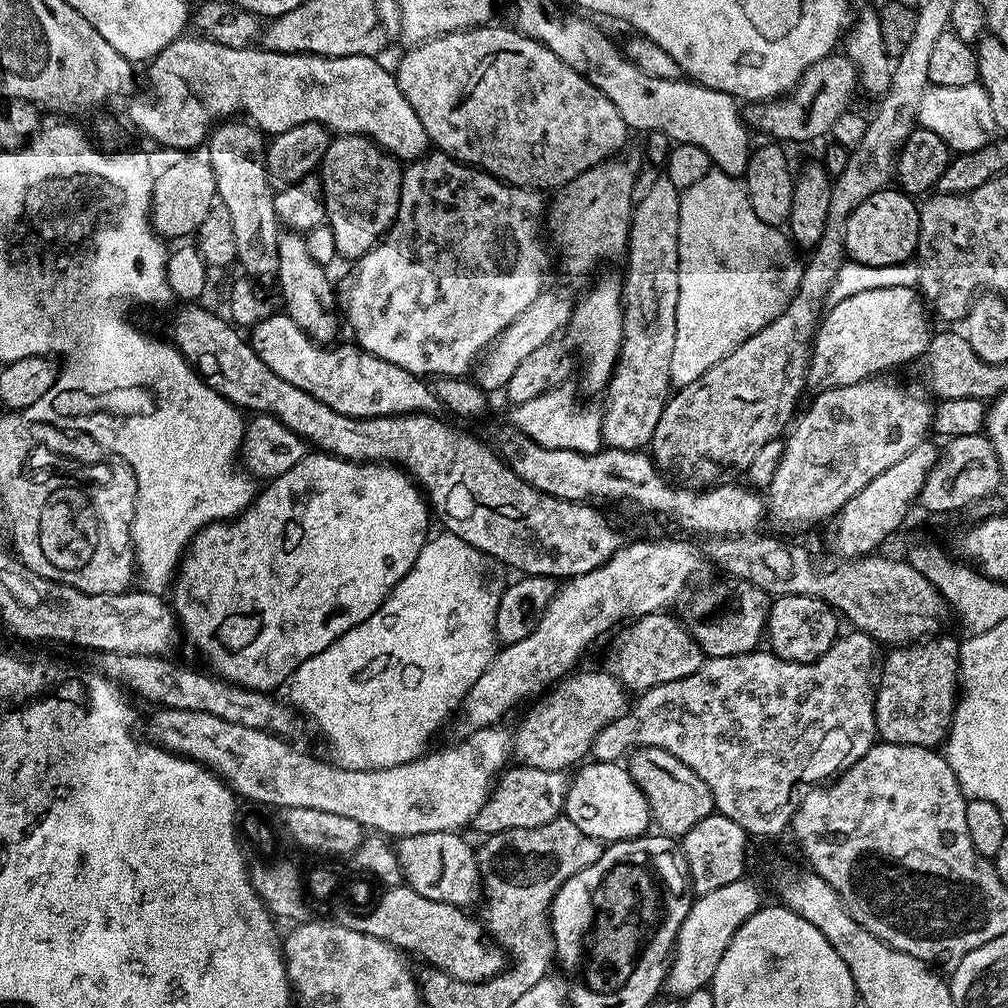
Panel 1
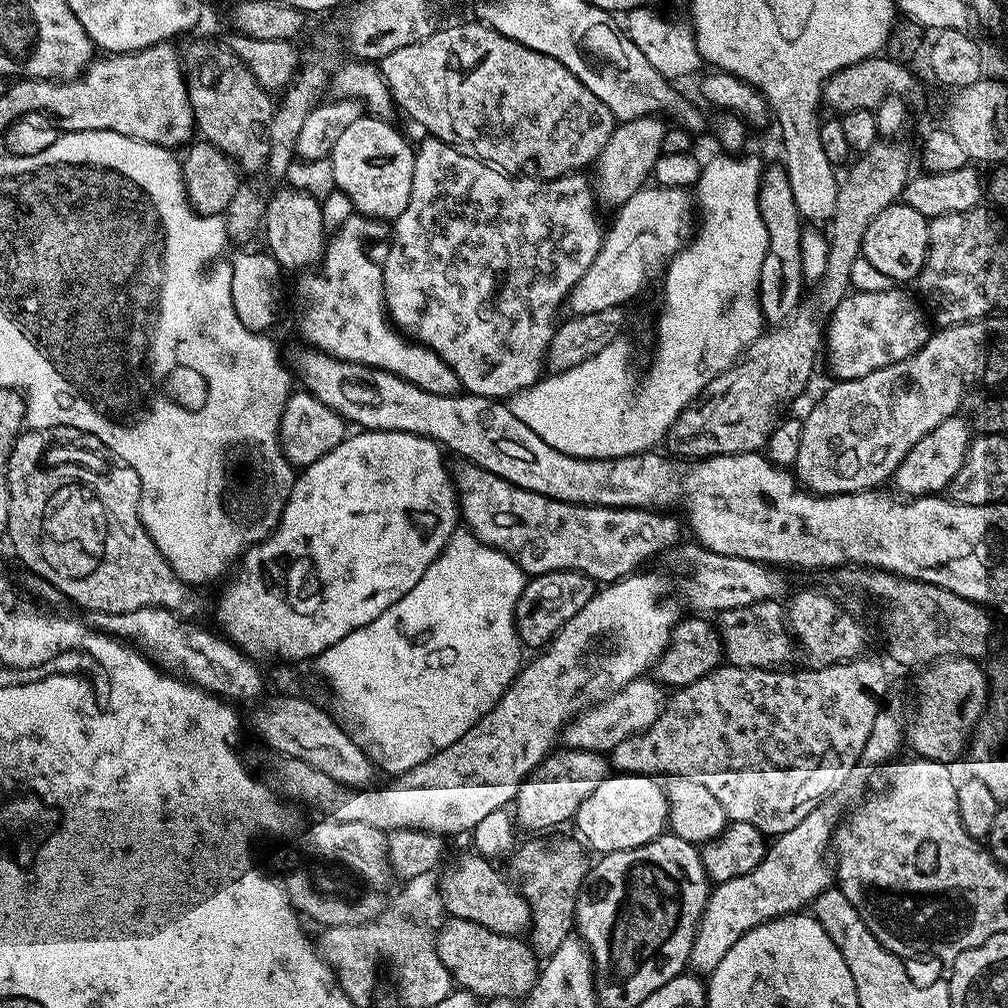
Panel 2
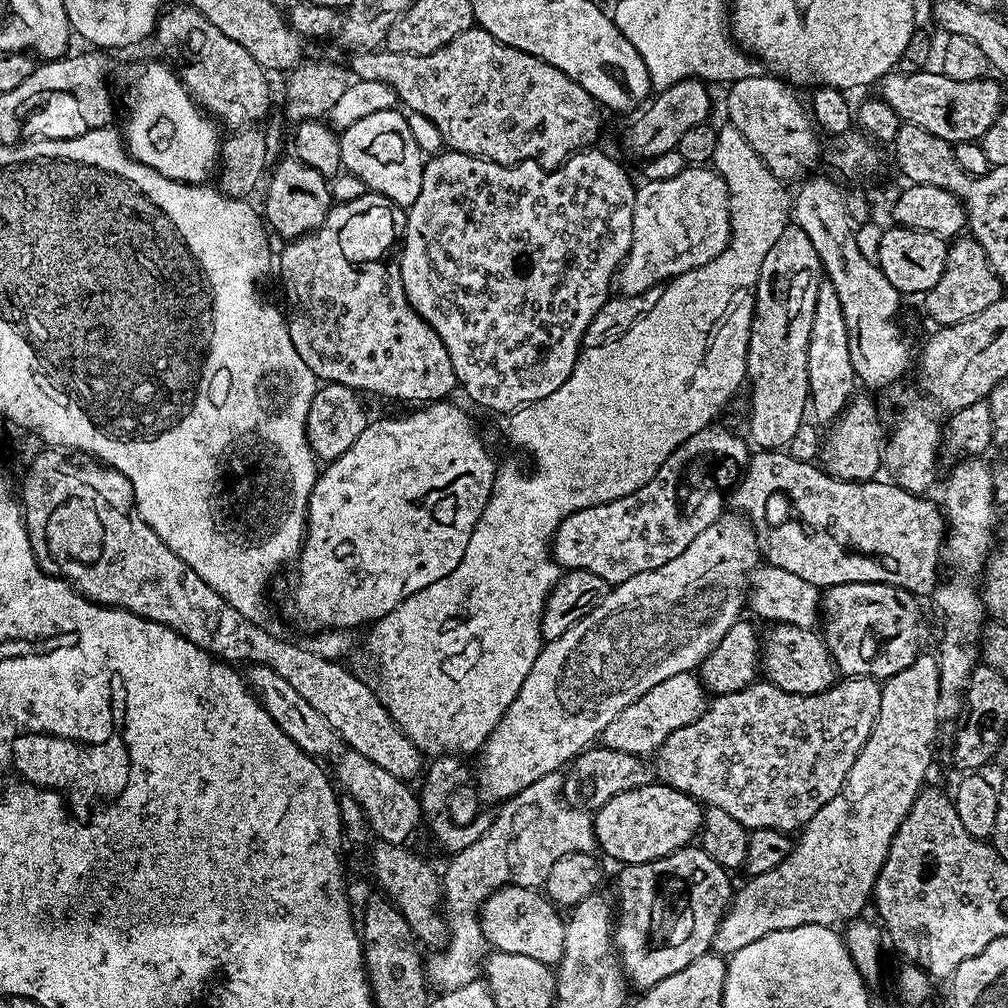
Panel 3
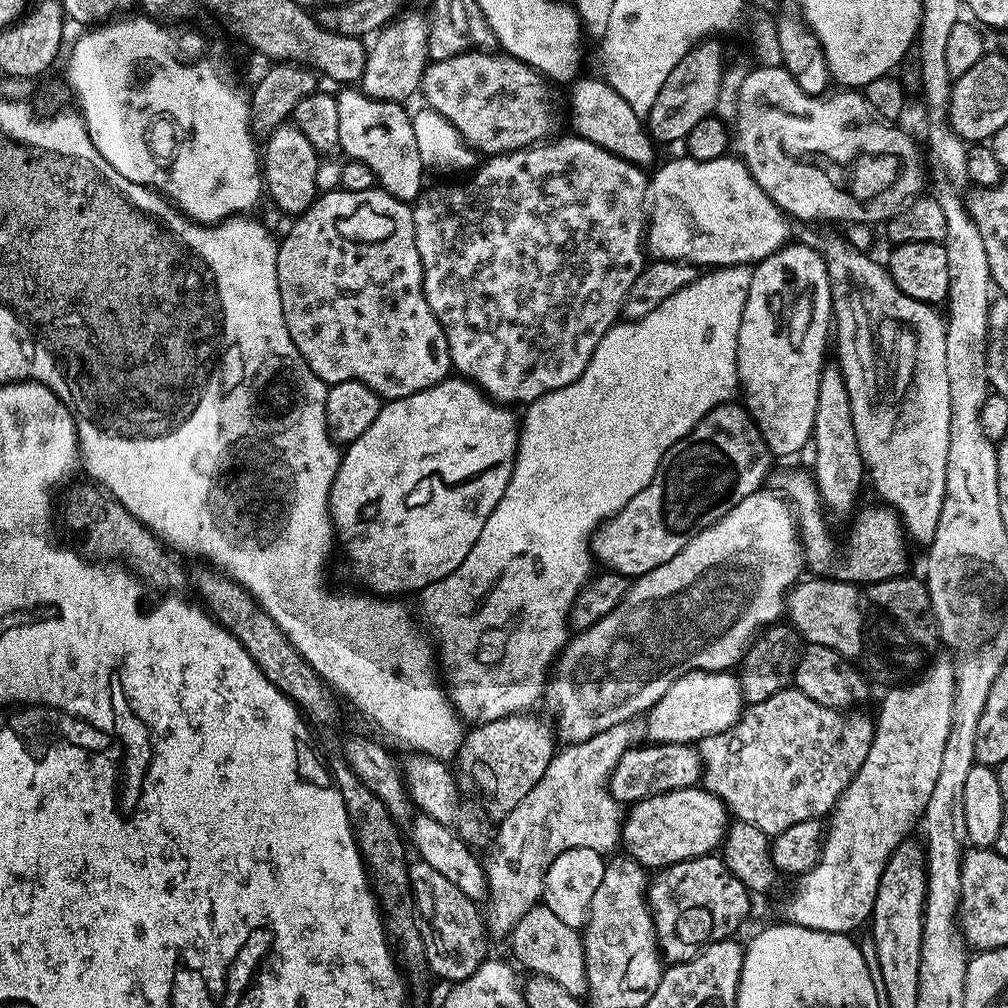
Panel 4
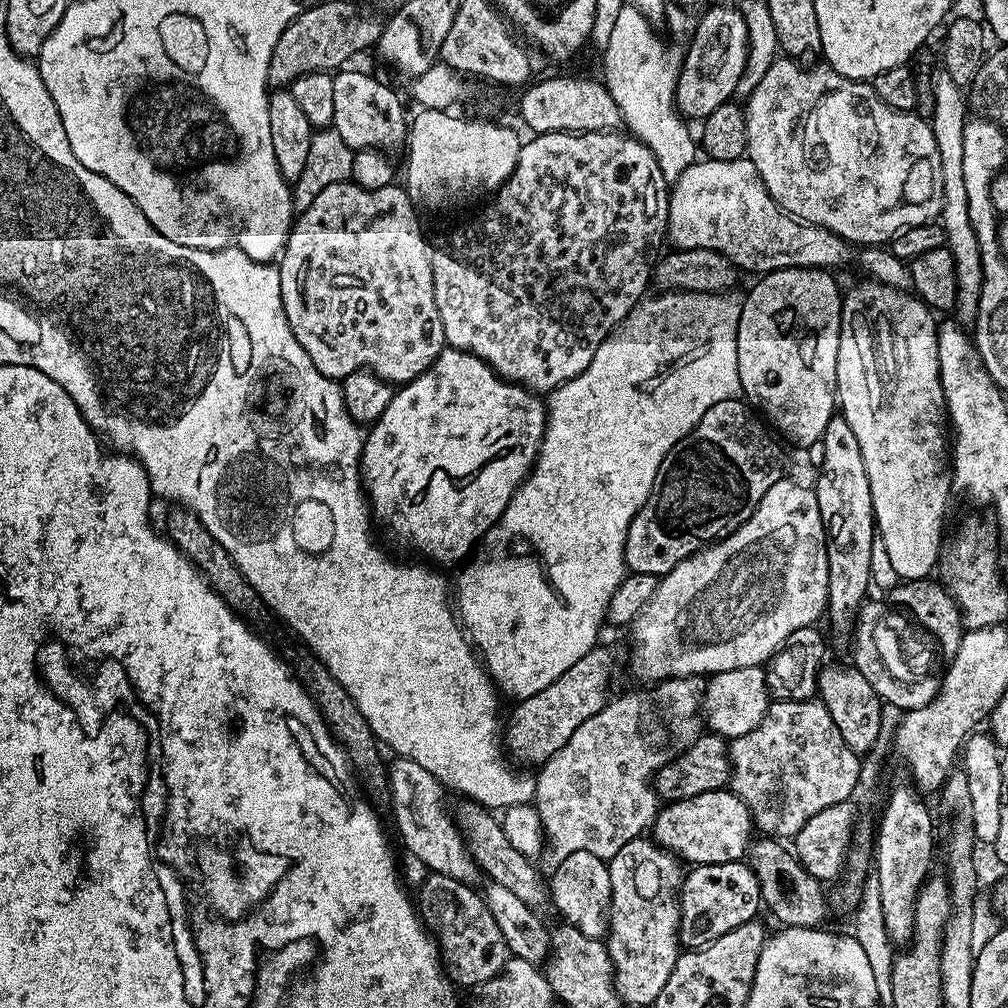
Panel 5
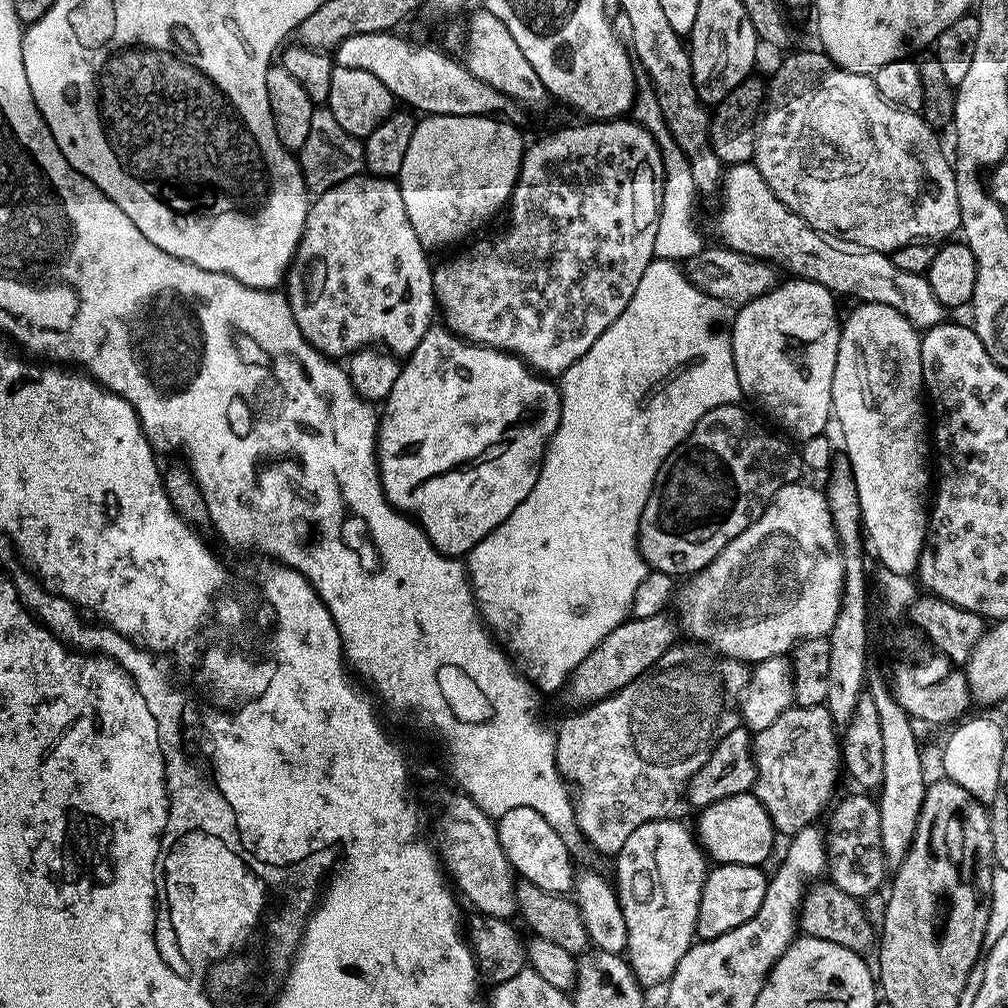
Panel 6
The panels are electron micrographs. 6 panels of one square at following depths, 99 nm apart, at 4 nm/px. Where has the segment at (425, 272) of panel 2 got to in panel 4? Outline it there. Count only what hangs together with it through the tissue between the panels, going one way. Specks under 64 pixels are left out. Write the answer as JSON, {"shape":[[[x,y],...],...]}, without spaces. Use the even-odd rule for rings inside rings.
{"shape":[[[567,134],[567,135],[568,135],[568,136],[564,136],[564,137],[562,137],[562,138],[561,138],[561,140],[556,140],[556,139],[557,139],[557,138],[552,138],[552,139],[549,139],[549,140],[548,140],[548,141],[547,141],[547,142],[541,142],[541,143],[538,143],[538,144],[534,144],[534,145],[532,145],[532,147],[530,147],[530,148],[519,148],[519,149],[518,149],[518,151],[516,151],[516,152],[506,152],[506,153],[503,153],[503,154],[501,154],[501,155],[498,155],[498,156],[488,156],[488,157],[487,157],[487,159],[485,159],[485,161],[486,161],[486,162],[485,162],[485,164],[484,164],[484,161],[483,161],[483,163],[481,163],[481,164],[480,164],[480,165],[479,165],[479,167],[477,167],[477,168],[476,168],[476,169],[475,169],[475,171],[473,171],[473,172],[472,172],[472,173],[471,173],[471,176],[472,176],[472,175],[473,175],[473,176],[472,176],[472,180],[468,180],[468,181],[466,181],[466,182],[465,182],[465,184],[436,184],[436,185],[434,185],[434,186],[433,186],[433,188],[431,188],[431,186],[428,186],[428,187],[425,187],[425,188],[424,188],[424,189],[423,189],[423,191],[421,191],[421,193],[420,193],[420,195],[419,195],[419,197],[418,197],[418,199],[417,199],[417,200],[416,200],[416,201],[415,201],[415,204],[414,204],[414,207],[413,207],[413,208],[412,208],[412,217],[413,217],[413,218],[414,218],[414,234],[415,234],[415,235],[416,235],[416,245],[417,245],[417,246],[418,246],[418,254],[419,254],[419,255],[420,255],[420,261],[421,261],[421,262],[422,262],[422,270],[423,270],[423,271],[424,271],[424,293],[425,293],[425,294],[426,294],[426,302],[430,302],[430,310],[434,310],[434,318],[438,318],[438,322],[439,322],[439,323],[440,323],[440,324],[441,324],[441,325],[442,325],[442,327],[444,327],[444,332],[445,332],[445,334],[446,334],[446,335],[448,335],[448,349],[449,349],[449,350],[450,350],[450,358],[451,358],[451,359],[452,359],[452,366],[453,366],[453,369],[455,369],[455,371],[456,371],[456,372],[457,372],[457,373],[459,373],[459,375],[461,375],[461,376],[463,376],[463,377],[464,377],[464,379],[466,379],[466,380],[471,380],[471,381],[472,381],[472,383],[474,383],[474,384],[477,384],[477,386],[479,386],[479,387],[480,387],[480,388],[481,388],[481,390],[483,390],[483,392],[484,392],[484,394],[485,394],[485,396],[489,396],[489,397],[490,397],[490,398],[491,398],[491,400],[495,400],[495,401],[496,401],[496,403],[498,403],[498,404],[503,404],[503,405],[505,405],[505,406],[516,406],[516,403],[520,403],[520,404],[521,404],[521,406],[527,406],[527,405],[529,405],[529,404],[533,404],[533,403],[534,403],[534,401],[535,401],[535,400],[537,400],[537,399],[538,399],[538,398],[542,398],[542,397],[543,397],[543,396],[545,396],[545,395],[546,395],[546,394],[550,394],[550,393],[551,393],[551,392],[553,392],[553,391],[554,391],[554,390],[558,390],[558,389],[559,389],[559,388],[561,388],[561,387],[562,387],[562,386],[570,386],[570,382],[574,382],[574,381],[575,381],[575,380],[576,380],[576,379],[578,379],[578,377],[579,377],[579,376],[580,376],[580,375],[581,375],[581,374],[582,374],[582,370],[586,370],[586,366],[587,366],[587,365],[588,365],[588,363],[589,363],[589,362],[590,362],[590,358],[591,358],[591,357],[592,357],[592,355],[593,355],[593,354],[594,354],[594,350],[595,350],[595,349],[596,349],[596,347],[597,347],[597,346],[598,346],[598,342],[602,342],[602,338],[603,338],[603,337],[604,337],[604,335],[606,335],[606,334],[607,334],[607,332],[608,332],[608,331],[609,331],[609,330],[610,330],[610,329],[612,329],[612,325],[613,325],[613,324],[615,324],[615,323],[617,323],[617,321],[619,321],[619,320],[620,320],[620,319],[621,319],[621,316],[622,316],[622,313],[623,313],[623,311],[624,311],[624,304],[625,304],[625,303],[626,303],[626,301],[627,301],[627,300],[628,300],[628,295],[629,295],[629,294],[630,294],[630,286],[634,286],[634,282],[635,282],[635,281],[636,281],[636,279],[637,279],[637,278],[638,278],[638,274],[639,274],[639,273],[640,273],[640,272],[641,272],[641,270],[642,270],[642,269],[643,269],[643,268],[644,268],[644,266],[645,266],[645,263],[646,263],[646,233],[647,233],[647,230],[648,230],[648,214],[649,214],[649,211],[650,211],[650,208],[649,208],[649,205],[648,205],[648,204],[647,204],[647,203],[646,203],[646,201],[647,201],[647,200],[648,200],[648,199],[649,199],[649,196],[650,196],[650,176],[649,176],[649,173],[648,173],[648,172],[647,172],[647,171],[645,171],[645,169],[643,169],[643,168],[640,168],[640,167],[638,167],[638,166],[637,166],[637,164],[631,164],[631,163],[630,163],[630,162],[626,162],[626,161],[625,161],[625,160],[623,160],[623,159],[622,159],[622,158],[618,158],[618,157],[617,157],[617,156],[615,156],[615,155],[614,155],[614,154],[610,154],[610,150],[602,150],[602,146],[594,146],[594,142],[586,142],[586,141],[585,141],[585,140],[584,140],[584,139],[582,139],[582,138],[581,138],[581,137],[580,137],[580,136],[578,136],[578,135],[575,135],[575,134]]]}

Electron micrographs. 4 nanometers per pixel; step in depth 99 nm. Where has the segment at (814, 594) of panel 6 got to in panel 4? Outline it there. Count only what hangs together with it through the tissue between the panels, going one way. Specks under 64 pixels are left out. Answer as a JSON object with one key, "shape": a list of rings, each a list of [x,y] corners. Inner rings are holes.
{"shape":[[[761,490],[750,494],[750,498],[742,498],[730,514],[726,514],[714,526],[702,530],[698,538],[694,538],[670,562],[662,562],[654,570],[650,570],[645,576],[637,576],[631,581],[631,588],[625,594],[620,604],[614,606],[605,617],[594,622],[589,628],[581,628],[564,645],[551,673],[550,679],[544,689],[543,703],[548,703],[551,719],[554,721],[555,731],[559,739],[565,745],[577,744],[602,730],[610,730],[610,726],[618,726],[627,720],[635,721],[636,716],[643,717],[649,708],[652,708],[670,690],[670,686],[678,678],[682,678],[688,672],[722,672],[732,670],[743,660],[745,652],[753,644],[758,633],[777,623],[785,615],[785,599],[794,585],[801,579],[800,571],[805,571],[804,545],[800,539],[800,529],[797,525],[793,509],[789,501],[781,493],[775,490]]]}

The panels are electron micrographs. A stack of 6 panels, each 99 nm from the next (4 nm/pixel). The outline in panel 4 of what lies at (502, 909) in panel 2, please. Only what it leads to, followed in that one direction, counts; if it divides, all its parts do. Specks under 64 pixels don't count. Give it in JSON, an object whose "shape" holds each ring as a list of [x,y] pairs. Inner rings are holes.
{"shape":[[[541,902],[520,919],[520,923],[510,933],[512,952],[516,955],[515,963],[521,969],[529,968],[529,973],[546,978],[554,978],[558,986],[570,990],[570,994],[583,997],[588,991],[586,982],[586,954],[584,937],[575,928],[571,928],[552,910]]]}

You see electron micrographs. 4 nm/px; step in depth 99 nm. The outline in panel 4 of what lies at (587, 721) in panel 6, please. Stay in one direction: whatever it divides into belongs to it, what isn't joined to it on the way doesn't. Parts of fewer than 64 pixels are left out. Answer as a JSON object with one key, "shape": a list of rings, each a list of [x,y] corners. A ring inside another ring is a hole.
{"shape":[[[627,720],[582,742],[561,747],[537,785],[498,824],[494,832],[494,843],[486,852],[488,857],[485,855],[482,860],[484,877],[488,880],[488,896],[490,901],[492,900],[490,932],[493,937],[500,936],[503,932],[504,935],[511,933],[520,923],[520,919],[543,901],[547,871],[554,858],[558,858],[563,851],[572,850],[574,847],[586,847],[603,854],[617,851],[621,843],[622,805],[612,797],[612,791],[608,789],[608,779],[612,777],[612,771],[618,766],[622,754],[626,754],[628,748],[633,747],[639,741],[636,739],[642,736],[641,729],[639,732],[636,726],[633,721]]]}

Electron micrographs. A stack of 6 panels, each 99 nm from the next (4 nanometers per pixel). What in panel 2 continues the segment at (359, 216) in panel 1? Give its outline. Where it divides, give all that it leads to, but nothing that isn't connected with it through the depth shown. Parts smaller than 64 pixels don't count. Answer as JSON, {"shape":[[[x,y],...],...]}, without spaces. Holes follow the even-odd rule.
{"shape":[[[362,114],[358,118],[358,122],[350,122],[350,126],[346,126],[346,131],[339,136],[338,142],[334,142],[334,150],[330,157],[332,165],[334,166],[334,182],[336,183],[338,191],[346,194],[350,198],[353,209],[359,215],[370,216],[373,220],[381,222],[394,222],[402,214],[402,210],[406,210],[406,202],[410,202],[410,182],[414,178],[414,158],[416,157],[413,145],[408,145],[408,140],[395,128],[389,119],[373,116],[371,114]]]}

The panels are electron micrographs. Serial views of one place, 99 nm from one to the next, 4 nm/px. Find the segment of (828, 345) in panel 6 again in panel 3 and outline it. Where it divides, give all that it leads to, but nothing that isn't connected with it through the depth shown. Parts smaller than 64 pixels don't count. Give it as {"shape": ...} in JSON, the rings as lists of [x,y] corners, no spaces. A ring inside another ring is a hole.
{"shape":[[[787,226],[778,234],[778,242],[770,246],[766,262],[756,283],[756,305],[748,339],[748,387],[752,390],[750,406],[751,443],[762,450],[780,450],[798,431],[808,406],[809,374],[806,372],[806,346],[810,342],[810,322],[814,322],[814,302],[818,296],[818,286],[822,279],[820,259],[814,250],[814,242],[806,238],[806,230]]]}

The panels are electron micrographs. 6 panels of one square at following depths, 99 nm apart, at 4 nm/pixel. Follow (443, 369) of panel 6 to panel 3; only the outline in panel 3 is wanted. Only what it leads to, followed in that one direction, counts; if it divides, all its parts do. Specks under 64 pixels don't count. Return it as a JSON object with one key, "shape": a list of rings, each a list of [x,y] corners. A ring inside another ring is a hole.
{"shape":[[[429,402],[417,407],[417,412],[409,416],[388,416],[385,420],[373,419],[358,434],[358,442],[346,450],[336,460],[327,461],[322,471],[317,475],[314,488],[310,490],[308,498],[308,522],[304,529],[304,542],[300,546],[300,555],[295,561],[296,567],[296,612],[300,620],[308,628],[354,628],[358,624],[371,625],[380,620],[390,610],[394,610],[410,594],[430,586],[430,582],[438,582],[438,578],[446,578],[454,566],[462,560],[466,552],[466,542],[475,530],[478,518],[492,497],[494,478],[498,471],[498,464],[492,461],[488,448],[482,437],[476,433],[476,424],[452,402]]]}

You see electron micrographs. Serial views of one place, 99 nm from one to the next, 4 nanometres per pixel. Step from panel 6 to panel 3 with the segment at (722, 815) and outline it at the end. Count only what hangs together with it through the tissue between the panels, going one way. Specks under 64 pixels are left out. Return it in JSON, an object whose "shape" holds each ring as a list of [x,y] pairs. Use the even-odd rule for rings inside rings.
{"shape":[[[653,782],[646,786],[638,786],[632,790],[626,790],[602,807],[595,809],[594,823],[596,825],[596,842],[599,851],[604,851],[612,860],[617,860],[617,865],[637,864],[638,862],[650,862],[663,856],[669,856],[679,848],[689,847],[697,839],[700,824],[704,820],[701,801],[687,796],[677,788],[672,788],[663,782]]]}

